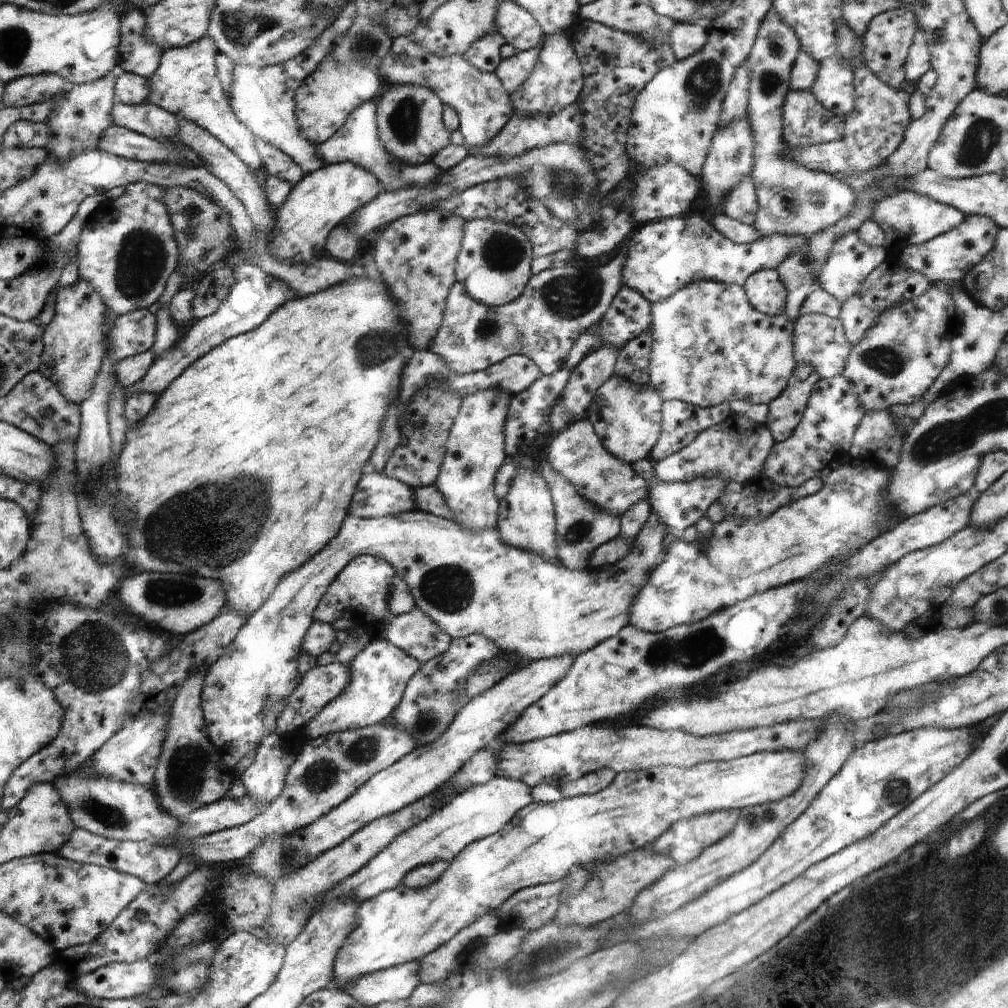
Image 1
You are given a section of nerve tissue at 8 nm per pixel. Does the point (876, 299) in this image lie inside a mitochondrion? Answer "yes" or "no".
no

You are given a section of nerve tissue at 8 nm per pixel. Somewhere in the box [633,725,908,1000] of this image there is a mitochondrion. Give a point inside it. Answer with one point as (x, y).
(753, 821)

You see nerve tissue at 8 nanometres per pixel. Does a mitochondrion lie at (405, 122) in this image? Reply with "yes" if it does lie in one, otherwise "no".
yes

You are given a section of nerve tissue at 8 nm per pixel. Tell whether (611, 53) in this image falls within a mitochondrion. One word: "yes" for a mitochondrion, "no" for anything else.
yes

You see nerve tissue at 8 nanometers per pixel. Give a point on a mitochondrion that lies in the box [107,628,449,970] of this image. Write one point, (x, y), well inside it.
(186, 771)

